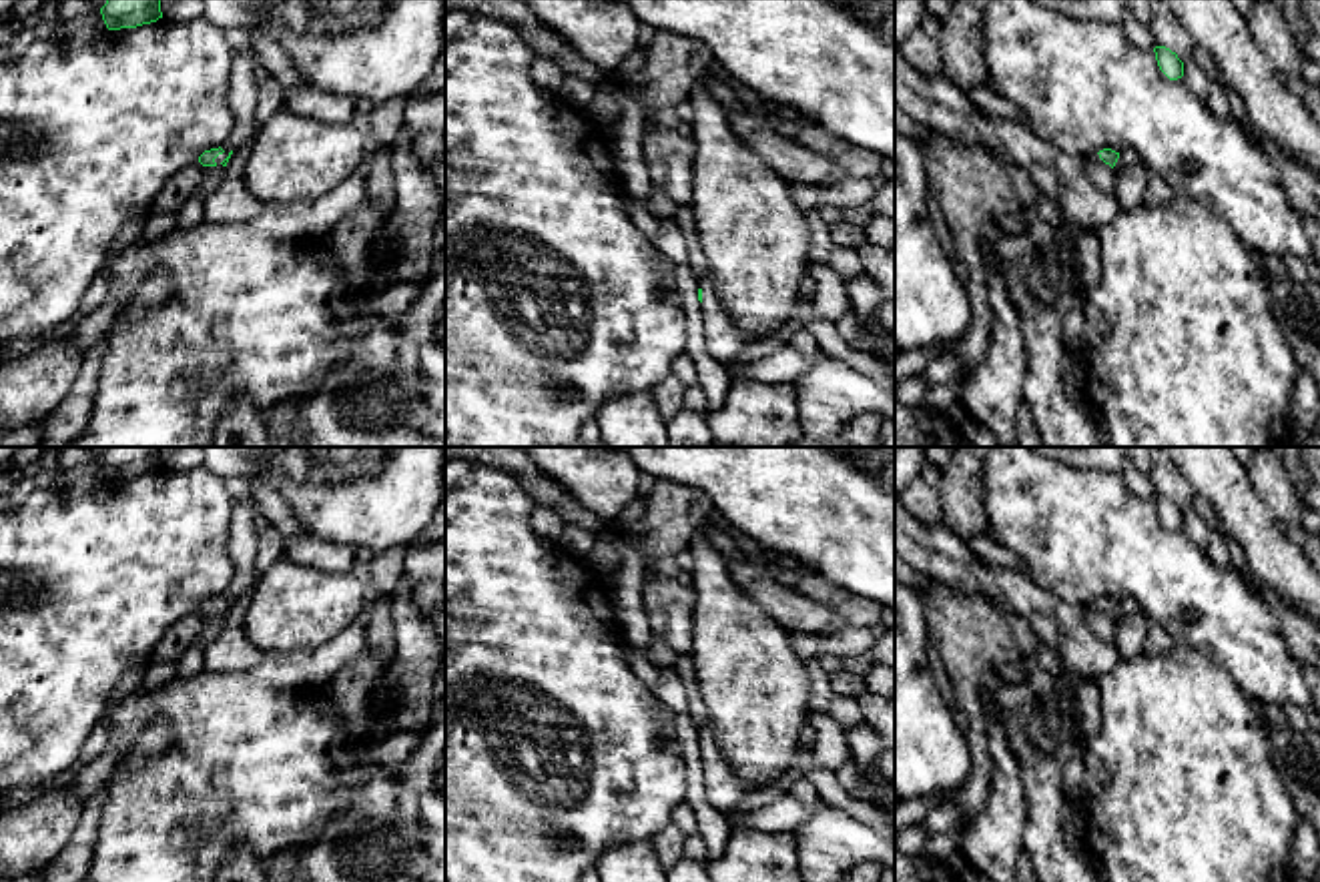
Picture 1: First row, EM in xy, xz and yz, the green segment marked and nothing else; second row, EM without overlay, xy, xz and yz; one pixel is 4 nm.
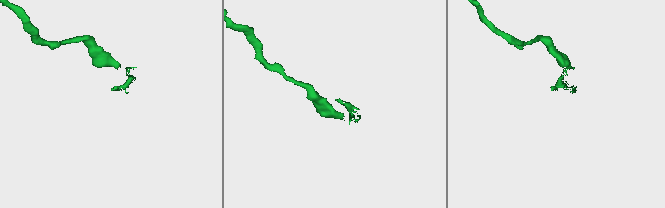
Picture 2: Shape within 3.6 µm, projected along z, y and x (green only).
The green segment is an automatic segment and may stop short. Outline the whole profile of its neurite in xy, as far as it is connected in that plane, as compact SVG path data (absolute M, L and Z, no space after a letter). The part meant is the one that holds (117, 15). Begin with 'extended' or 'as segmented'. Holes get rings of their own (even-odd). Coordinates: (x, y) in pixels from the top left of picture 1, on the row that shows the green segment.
as segmented; M106 0L100 14L108 30L136 28L162 18L160 0Z

